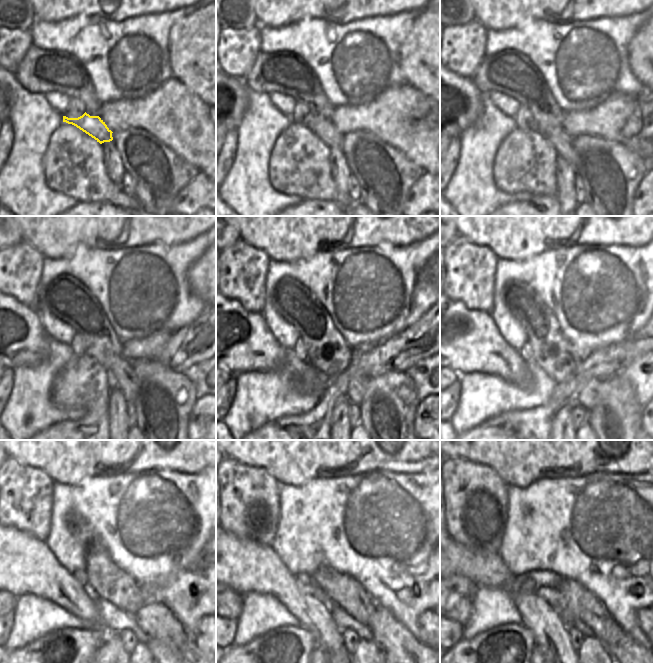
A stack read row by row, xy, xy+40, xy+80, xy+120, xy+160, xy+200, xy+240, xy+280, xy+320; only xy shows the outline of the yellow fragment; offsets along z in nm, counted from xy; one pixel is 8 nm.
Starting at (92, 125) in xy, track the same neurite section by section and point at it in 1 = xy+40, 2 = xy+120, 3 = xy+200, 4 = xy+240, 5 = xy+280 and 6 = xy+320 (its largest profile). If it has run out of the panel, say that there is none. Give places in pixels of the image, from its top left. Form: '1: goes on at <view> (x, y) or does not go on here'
1: goes on at xy+40 (324, 130)
2: goes on at xy+120 (119, 369)
3: goes on at xy+200 (586, 396)
4: goes on at xy+240 (156, 620)
5: goes on at xy+280 (393, 638)
6: goes on at xy+320 (626, 643)

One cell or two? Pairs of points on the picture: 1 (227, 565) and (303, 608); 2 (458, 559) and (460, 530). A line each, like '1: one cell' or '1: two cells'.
1: one cell
2: two cells

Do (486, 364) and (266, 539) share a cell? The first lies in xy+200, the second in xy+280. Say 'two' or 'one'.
two

